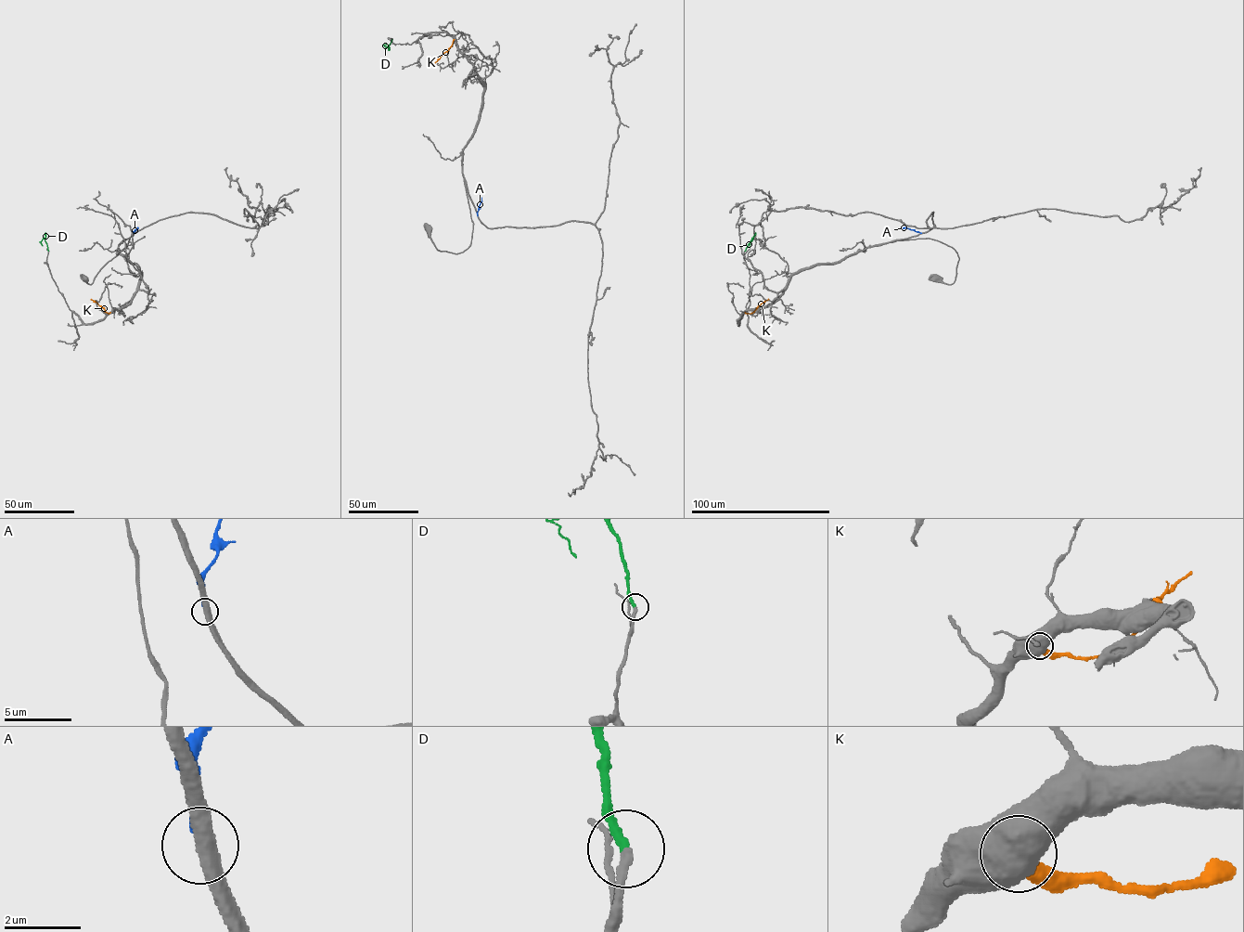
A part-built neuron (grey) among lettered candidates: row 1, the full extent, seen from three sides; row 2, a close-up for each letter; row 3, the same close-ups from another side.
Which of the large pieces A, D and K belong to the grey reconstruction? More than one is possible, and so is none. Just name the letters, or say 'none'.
D

